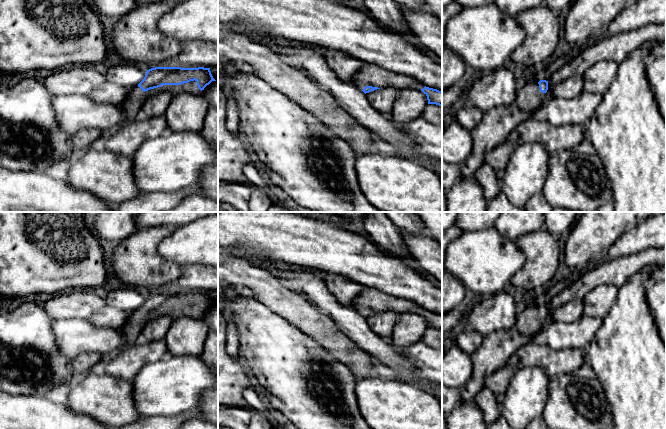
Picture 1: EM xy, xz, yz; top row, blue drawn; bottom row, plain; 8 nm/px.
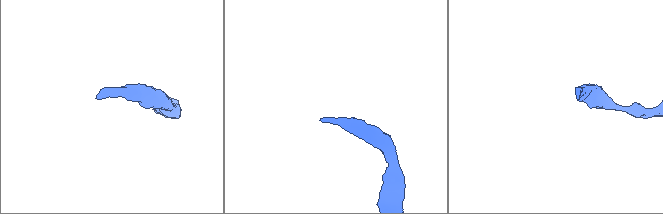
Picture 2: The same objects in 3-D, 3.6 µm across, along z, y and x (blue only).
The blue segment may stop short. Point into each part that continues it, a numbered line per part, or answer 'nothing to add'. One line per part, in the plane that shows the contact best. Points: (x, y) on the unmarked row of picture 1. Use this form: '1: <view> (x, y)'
1: xy (133, 328)

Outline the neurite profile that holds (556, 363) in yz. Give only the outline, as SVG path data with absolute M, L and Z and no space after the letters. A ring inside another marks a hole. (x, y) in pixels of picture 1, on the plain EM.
M532 341L522 345L508 360L508 365L514 369L539 367L552 379L571 374L584 362L581 348L555 350L548 345L539 345Z

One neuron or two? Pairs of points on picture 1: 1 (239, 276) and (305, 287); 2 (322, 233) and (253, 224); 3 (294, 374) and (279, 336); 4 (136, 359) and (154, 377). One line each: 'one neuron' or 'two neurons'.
1: two neurons
2: one neuron
3: one neuron
4: two neurons

